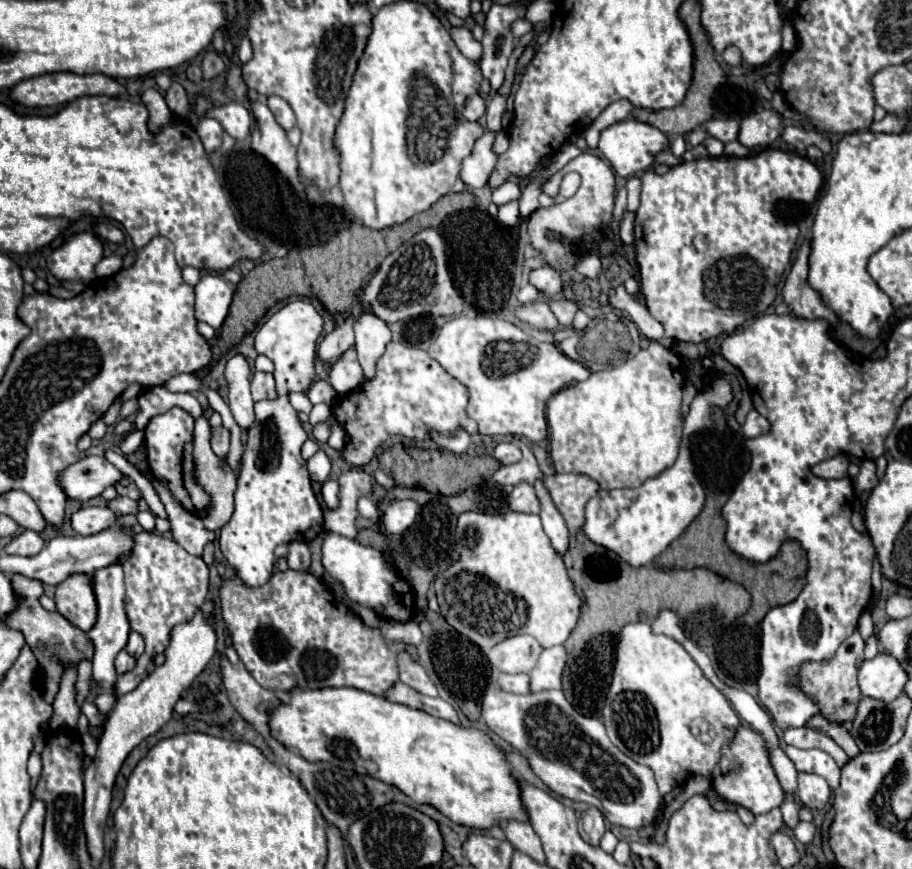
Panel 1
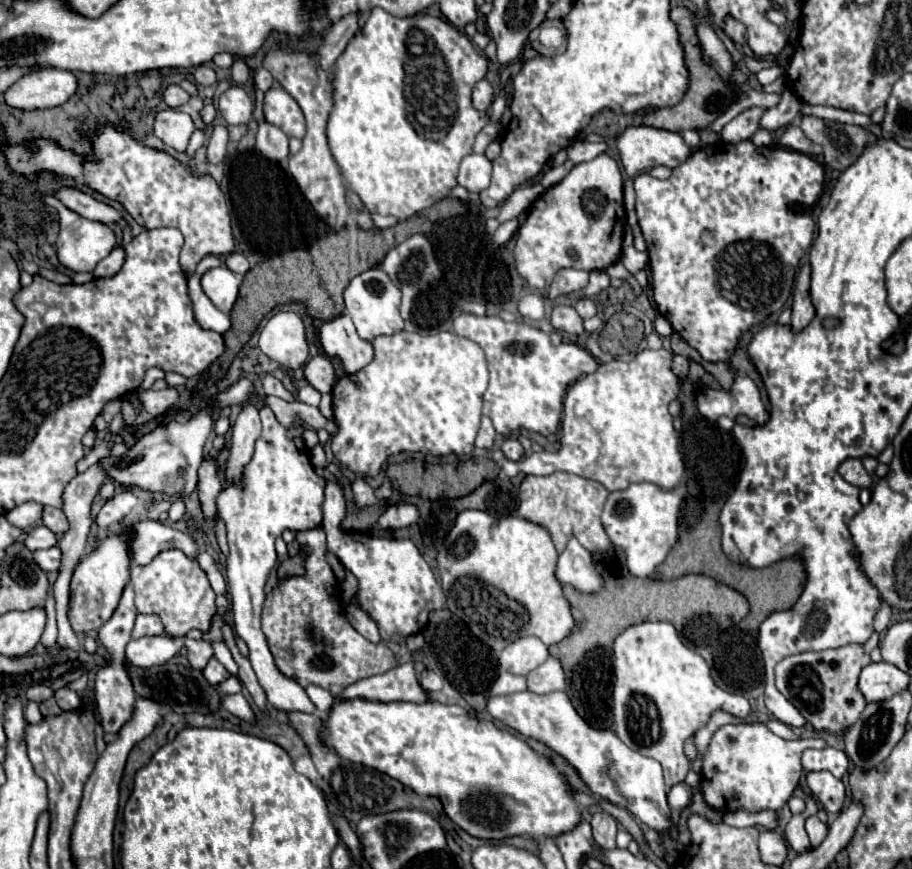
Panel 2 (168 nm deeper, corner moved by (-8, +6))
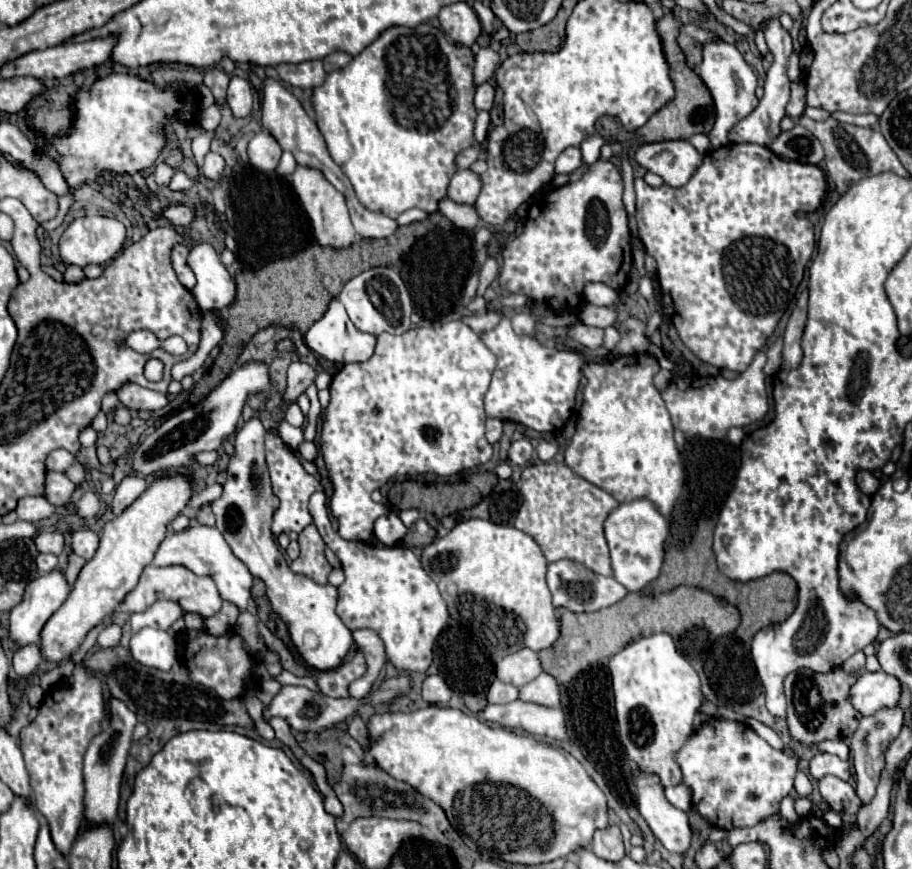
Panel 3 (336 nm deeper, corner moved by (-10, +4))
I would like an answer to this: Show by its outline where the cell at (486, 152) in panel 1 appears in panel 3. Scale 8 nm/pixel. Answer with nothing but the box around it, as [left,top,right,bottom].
[448,169,482,203]

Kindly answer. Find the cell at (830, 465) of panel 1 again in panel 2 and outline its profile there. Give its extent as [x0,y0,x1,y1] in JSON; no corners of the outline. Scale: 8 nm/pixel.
[838,459,872,489]

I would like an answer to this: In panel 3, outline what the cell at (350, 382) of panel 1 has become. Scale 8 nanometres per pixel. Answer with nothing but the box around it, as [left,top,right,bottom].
[306,299,376,363]

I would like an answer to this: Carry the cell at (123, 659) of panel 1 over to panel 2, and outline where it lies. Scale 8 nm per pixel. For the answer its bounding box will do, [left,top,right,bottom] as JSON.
[126,635,184,667]

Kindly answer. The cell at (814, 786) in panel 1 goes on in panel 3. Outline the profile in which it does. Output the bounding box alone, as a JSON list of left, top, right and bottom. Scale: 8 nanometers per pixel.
[818,775,860,815]

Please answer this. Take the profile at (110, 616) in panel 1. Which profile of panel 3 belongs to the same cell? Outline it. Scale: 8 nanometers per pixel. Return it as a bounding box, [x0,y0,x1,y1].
[84,697,138,825]

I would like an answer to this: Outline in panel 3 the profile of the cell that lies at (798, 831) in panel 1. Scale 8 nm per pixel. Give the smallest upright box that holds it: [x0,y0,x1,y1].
[778,797,800,825]

